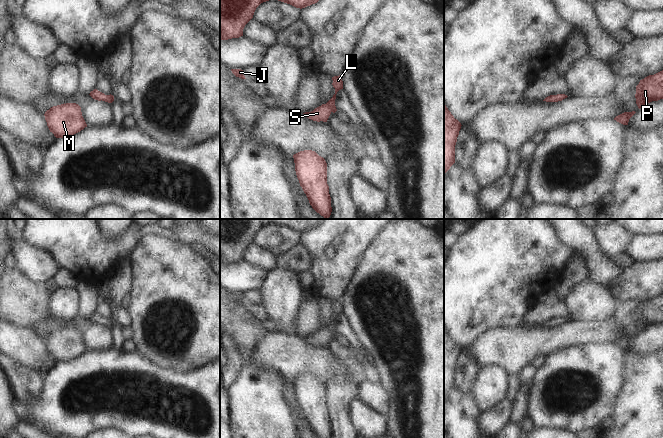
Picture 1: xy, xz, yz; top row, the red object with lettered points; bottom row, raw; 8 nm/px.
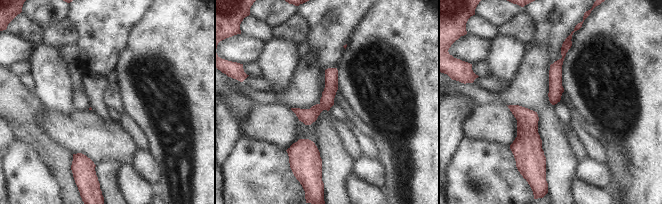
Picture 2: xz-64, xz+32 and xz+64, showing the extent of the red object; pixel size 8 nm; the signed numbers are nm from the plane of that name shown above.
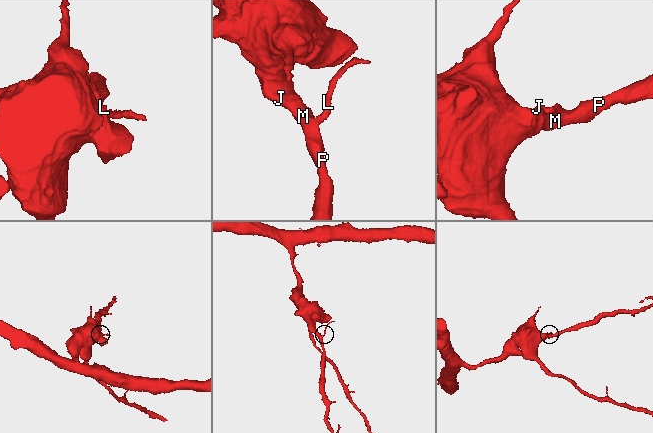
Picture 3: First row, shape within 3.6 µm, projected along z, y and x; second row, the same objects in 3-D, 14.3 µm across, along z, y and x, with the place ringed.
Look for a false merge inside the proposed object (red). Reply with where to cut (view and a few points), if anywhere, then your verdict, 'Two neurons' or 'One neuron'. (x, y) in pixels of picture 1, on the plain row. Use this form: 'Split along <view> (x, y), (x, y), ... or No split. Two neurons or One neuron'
No split. One neuron.

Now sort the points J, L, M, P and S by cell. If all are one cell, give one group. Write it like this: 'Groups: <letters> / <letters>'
Groups: J L M P S.

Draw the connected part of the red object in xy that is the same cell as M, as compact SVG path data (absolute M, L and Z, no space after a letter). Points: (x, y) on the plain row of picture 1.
M76 327L53 330L44 340L50 356L56 362L70 361L87 351L81 331Z

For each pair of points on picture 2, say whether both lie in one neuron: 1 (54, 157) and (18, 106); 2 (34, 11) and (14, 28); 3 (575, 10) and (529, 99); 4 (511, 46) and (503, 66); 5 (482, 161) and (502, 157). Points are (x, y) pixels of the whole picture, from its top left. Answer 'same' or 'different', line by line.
1: same
2: different
3: different
4: same
5: same

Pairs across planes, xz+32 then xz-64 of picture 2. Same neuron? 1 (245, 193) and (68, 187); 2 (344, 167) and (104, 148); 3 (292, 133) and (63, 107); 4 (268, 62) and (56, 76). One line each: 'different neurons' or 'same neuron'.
1: different neurons
2: different neurons
3: different neurons
4: same neuron

